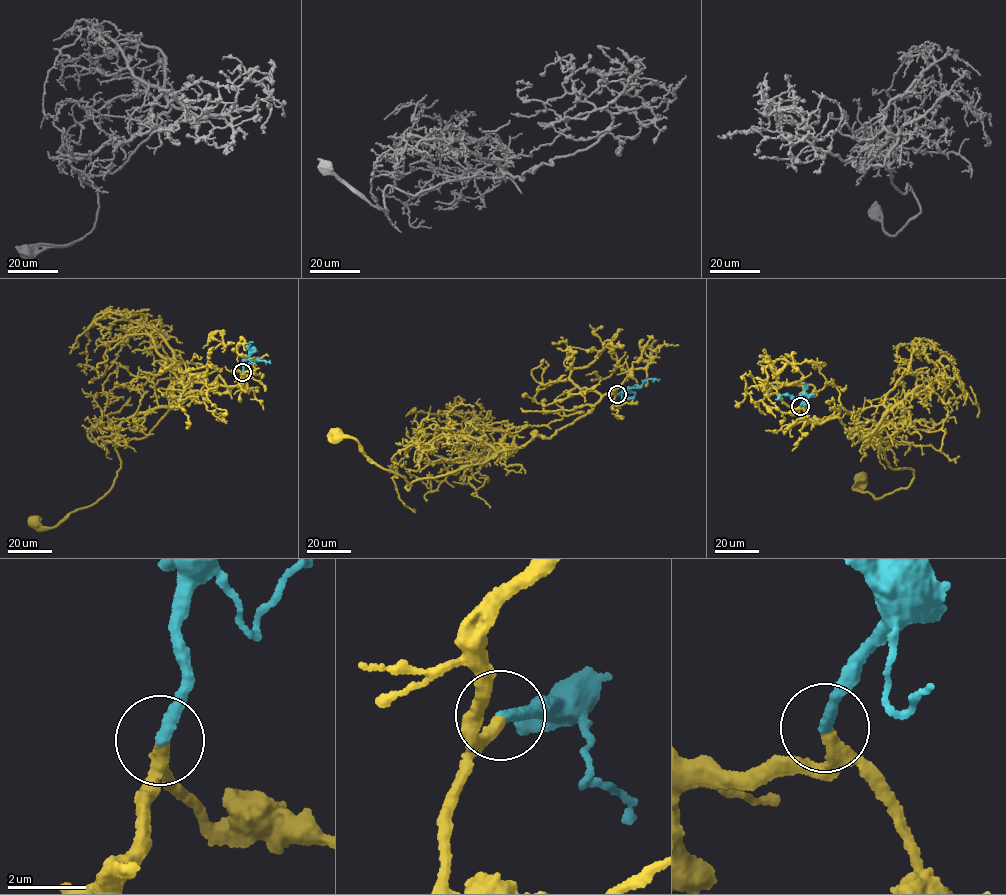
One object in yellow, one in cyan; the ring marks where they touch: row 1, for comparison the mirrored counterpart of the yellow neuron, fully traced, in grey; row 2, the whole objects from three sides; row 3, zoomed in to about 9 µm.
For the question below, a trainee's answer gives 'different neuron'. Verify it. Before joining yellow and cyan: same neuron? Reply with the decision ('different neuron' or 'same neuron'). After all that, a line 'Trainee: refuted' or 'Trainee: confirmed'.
same neuron
Trainee: refuted

